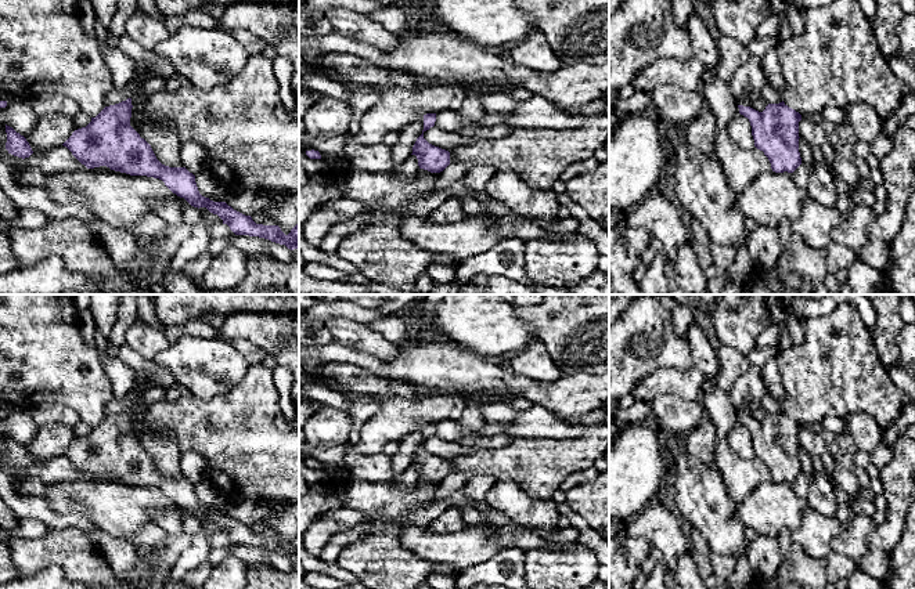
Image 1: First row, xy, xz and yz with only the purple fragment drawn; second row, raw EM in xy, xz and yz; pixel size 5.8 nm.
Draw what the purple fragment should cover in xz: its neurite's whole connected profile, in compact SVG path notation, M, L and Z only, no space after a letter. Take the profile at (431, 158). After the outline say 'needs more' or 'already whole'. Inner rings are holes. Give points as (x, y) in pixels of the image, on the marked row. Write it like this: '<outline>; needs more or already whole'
M436 113L424 115L424 130L417 138L413 153L418 159L419 169L428 170L431 173L440 173L450 165L450 152L429 144L424 138L424 133L435 126Z; already whole

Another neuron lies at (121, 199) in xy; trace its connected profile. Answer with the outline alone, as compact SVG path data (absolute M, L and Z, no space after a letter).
M28 167L19 171L15 185L42 187L57 203L68 203L79 194L89 199L98 220L123 230L138 224L147 213L154 213L151 200L176 198L159 178L115 170L44 174L37 167Z

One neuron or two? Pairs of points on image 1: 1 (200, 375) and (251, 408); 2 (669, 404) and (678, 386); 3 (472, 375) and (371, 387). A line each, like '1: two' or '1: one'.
1: two
2: two
3: two

